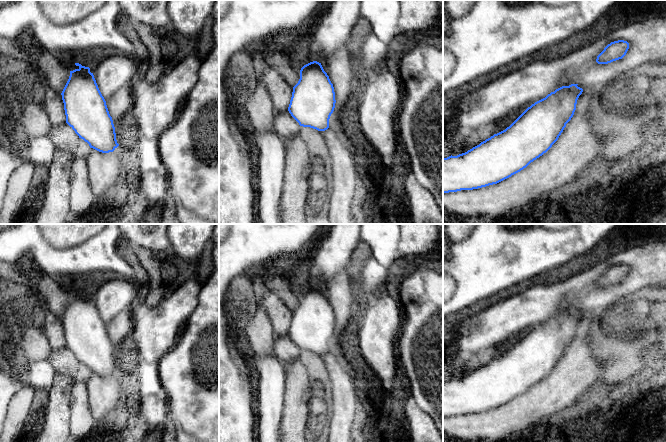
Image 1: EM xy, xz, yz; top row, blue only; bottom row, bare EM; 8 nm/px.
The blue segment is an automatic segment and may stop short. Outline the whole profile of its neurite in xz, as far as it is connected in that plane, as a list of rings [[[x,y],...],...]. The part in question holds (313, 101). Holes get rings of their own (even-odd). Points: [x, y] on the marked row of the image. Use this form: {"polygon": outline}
{"polygon": [[[313,61],[304,65],[300,70],[300,79],[293,87],[292,97],[288,107],[291,116],[300,126],[325,131],[329,128],[329,119],[334,111],[335,103],[333,84],[321,63]]]}

